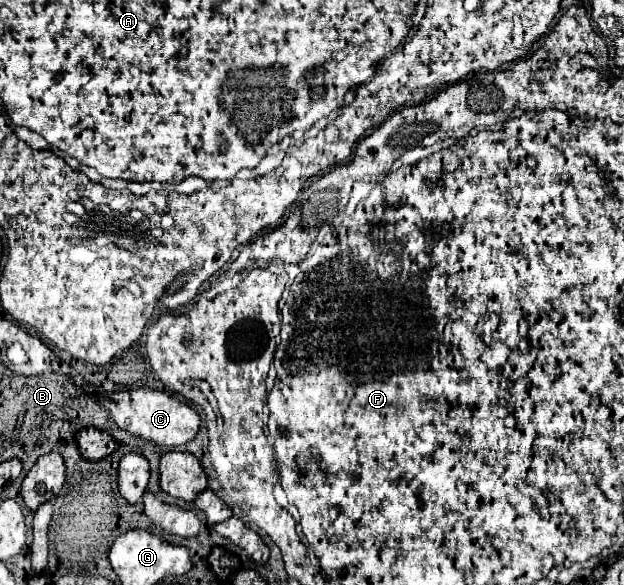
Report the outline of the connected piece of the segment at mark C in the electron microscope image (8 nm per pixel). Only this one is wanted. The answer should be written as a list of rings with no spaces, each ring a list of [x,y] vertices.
[[[136,388],[136,390],[124,390],[124,392],[114,392],[108,398],[106,404],[112,420],[120,430],[126,430],[134,436],[140,436],[156,446],[182,446],[188,444],[200,426],[200,416],[196,410],[186,406],[174,396],[168,396],[164,392],[152,390],[152,388]]]

